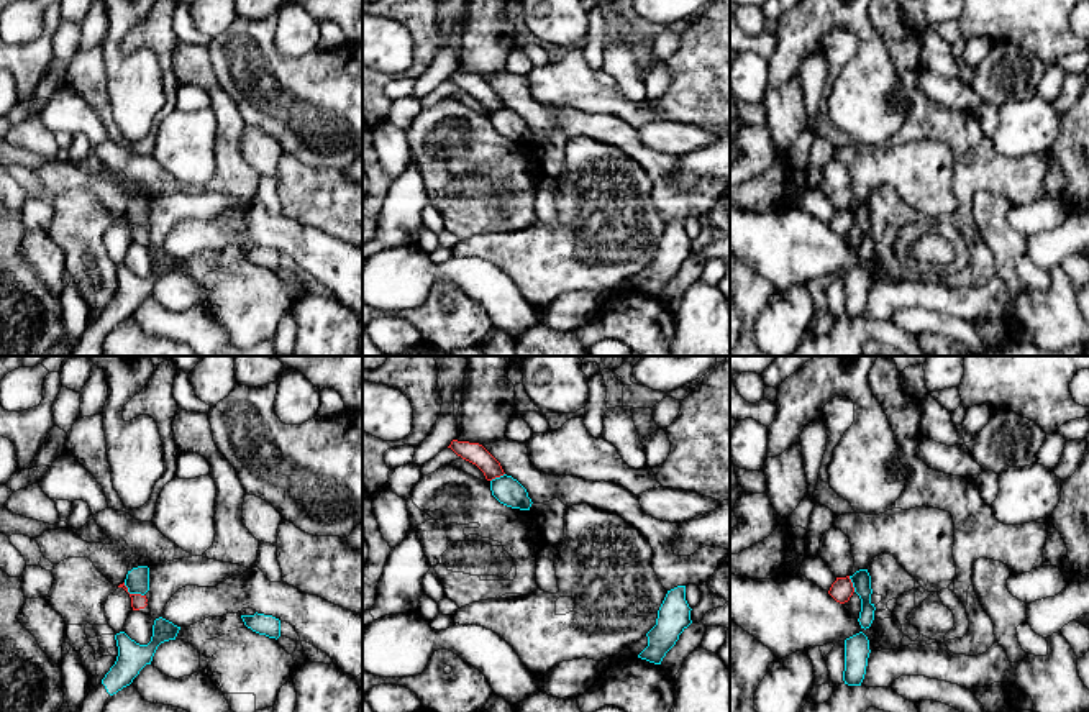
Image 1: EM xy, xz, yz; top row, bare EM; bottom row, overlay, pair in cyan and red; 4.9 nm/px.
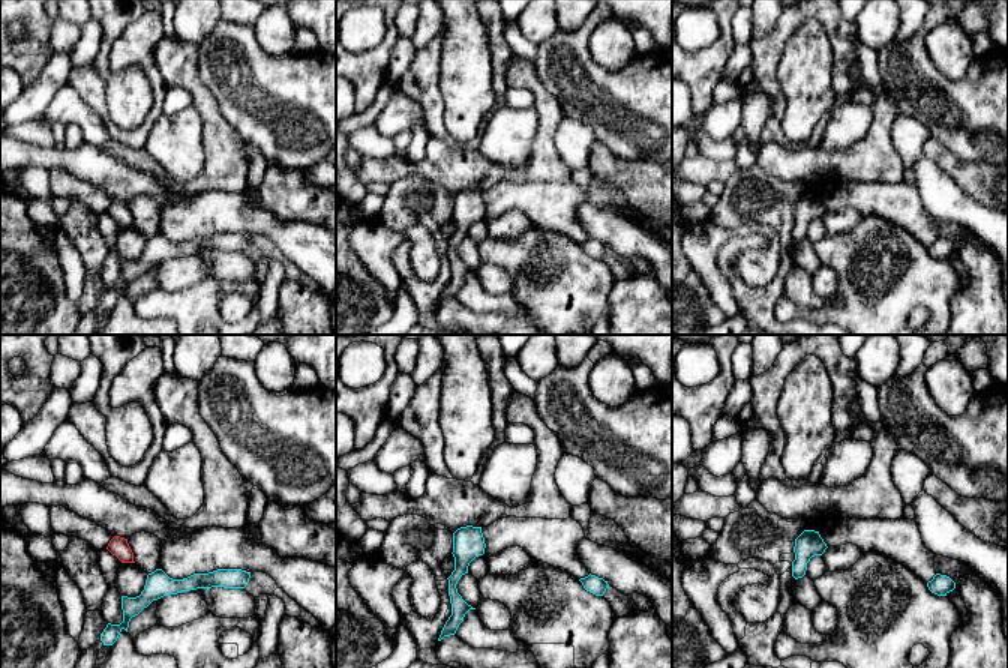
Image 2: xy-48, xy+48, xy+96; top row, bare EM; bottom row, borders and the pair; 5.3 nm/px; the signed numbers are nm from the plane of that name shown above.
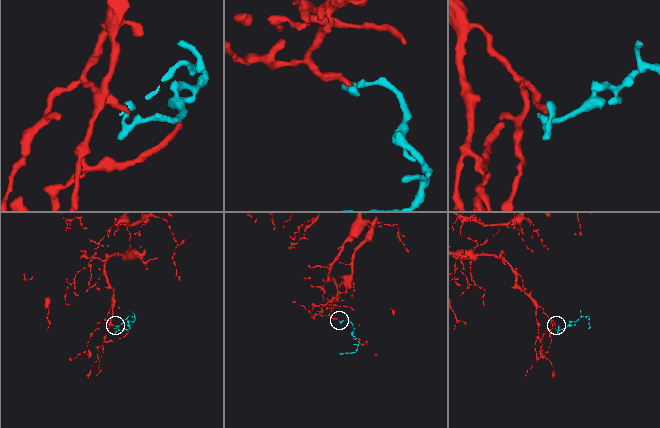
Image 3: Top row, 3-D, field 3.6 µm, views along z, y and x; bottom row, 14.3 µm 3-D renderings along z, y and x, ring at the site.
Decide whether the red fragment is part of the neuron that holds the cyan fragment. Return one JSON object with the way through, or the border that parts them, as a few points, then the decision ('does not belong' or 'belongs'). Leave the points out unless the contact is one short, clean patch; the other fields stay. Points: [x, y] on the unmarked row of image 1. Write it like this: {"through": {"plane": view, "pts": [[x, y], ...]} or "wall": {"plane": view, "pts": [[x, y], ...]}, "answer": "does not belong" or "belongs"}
{"wall": {"plane": "xy", "pts": [[123, 215], [130, 225], [143, 228]]}, "answer": "does not belong"}

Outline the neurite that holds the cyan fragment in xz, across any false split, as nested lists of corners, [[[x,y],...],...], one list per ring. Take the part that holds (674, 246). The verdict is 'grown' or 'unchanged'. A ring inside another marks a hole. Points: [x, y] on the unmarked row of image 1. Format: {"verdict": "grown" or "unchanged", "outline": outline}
{"verdict": "unchanged", "outline": [[[686,218],[668,223],[658,243],[656,258],[646,266],[648,279],[638,290],[661,297],[666,285],[679,272],[679,267],[692,256],[690,243],[686,233]]]}

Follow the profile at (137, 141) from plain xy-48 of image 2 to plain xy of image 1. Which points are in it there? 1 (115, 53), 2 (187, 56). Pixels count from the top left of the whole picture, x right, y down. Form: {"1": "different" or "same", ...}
{"1": "different", "2": "different"}

